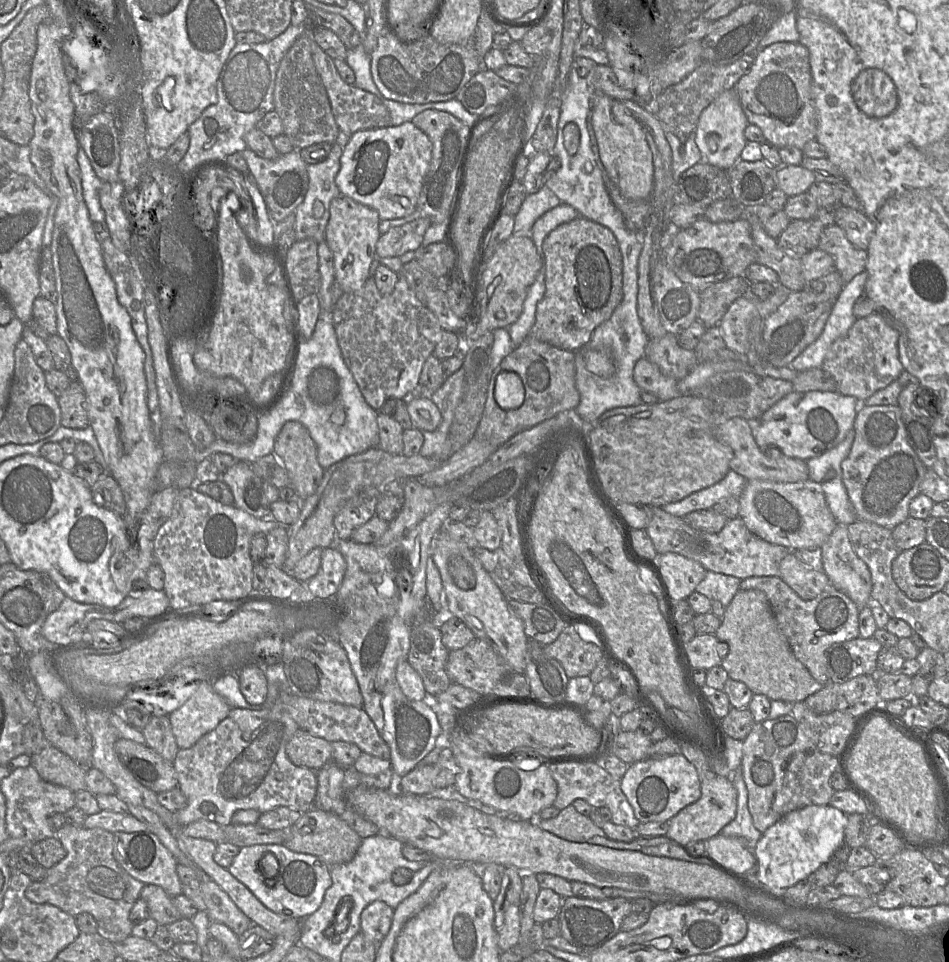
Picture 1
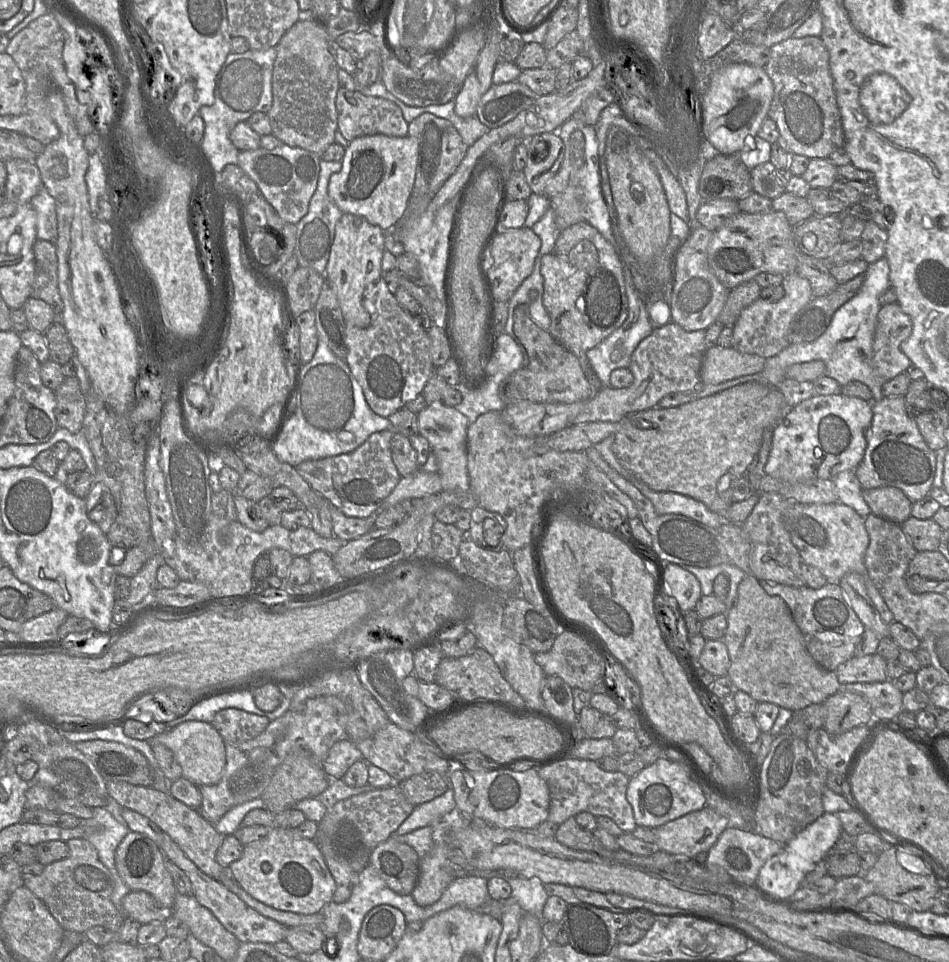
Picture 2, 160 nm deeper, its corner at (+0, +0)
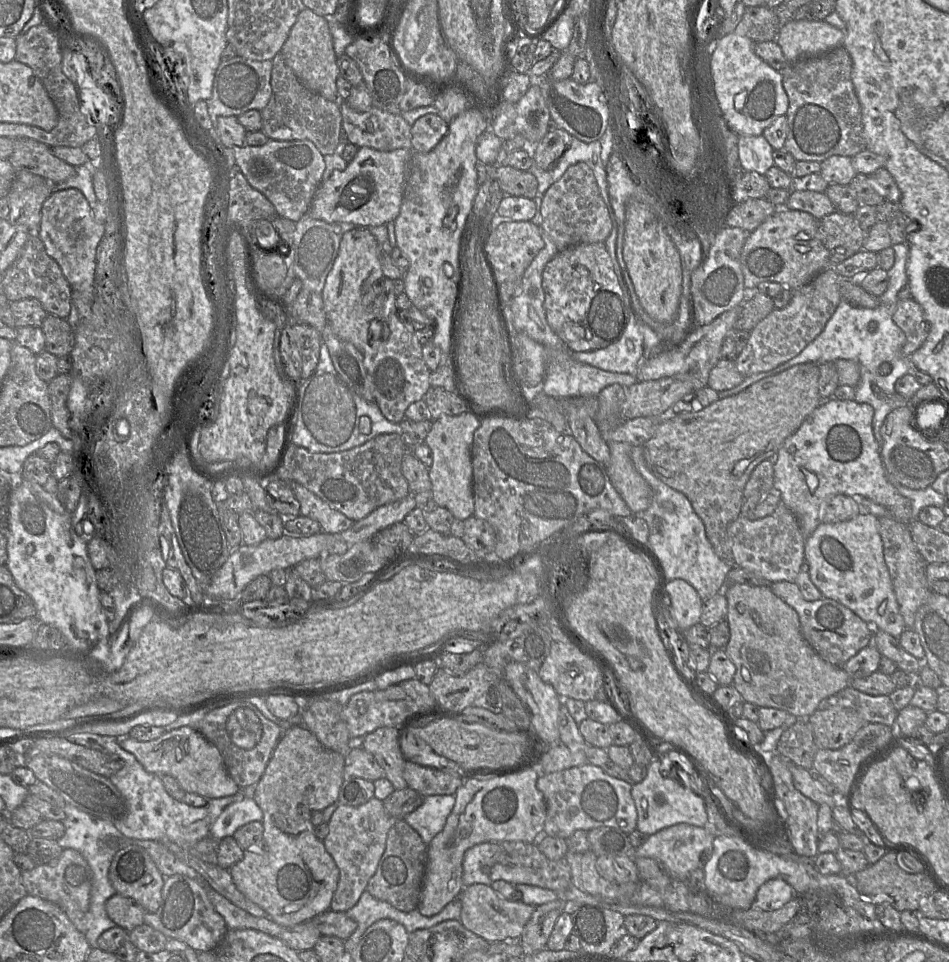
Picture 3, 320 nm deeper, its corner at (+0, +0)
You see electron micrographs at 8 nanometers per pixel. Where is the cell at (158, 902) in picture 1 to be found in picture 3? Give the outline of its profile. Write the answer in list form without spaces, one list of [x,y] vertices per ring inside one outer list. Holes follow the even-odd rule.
[[[115,894],[106,901],[105,909],[108,917],[115,922],[116,926],[127,932],[144,924],[146,911],[132,898]]]

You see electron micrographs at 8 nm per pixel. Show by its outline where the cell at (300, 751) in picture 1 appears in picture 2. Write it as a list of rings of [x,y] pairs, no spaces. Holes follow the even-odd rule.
[[[337,741],[323,761],[323,769],[330,779],[342,779],[350,766],[361,759],[364,759],[363,755],[353,742]]]

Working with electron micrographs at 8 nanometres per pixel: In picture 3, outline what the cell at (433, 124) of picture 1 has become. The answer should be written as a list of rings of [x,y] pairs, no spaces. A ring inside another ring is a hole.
[[[426,114],[411,126],[411,146],[415,153],[428,153],[448,132],[448,123],[439,115]]]

